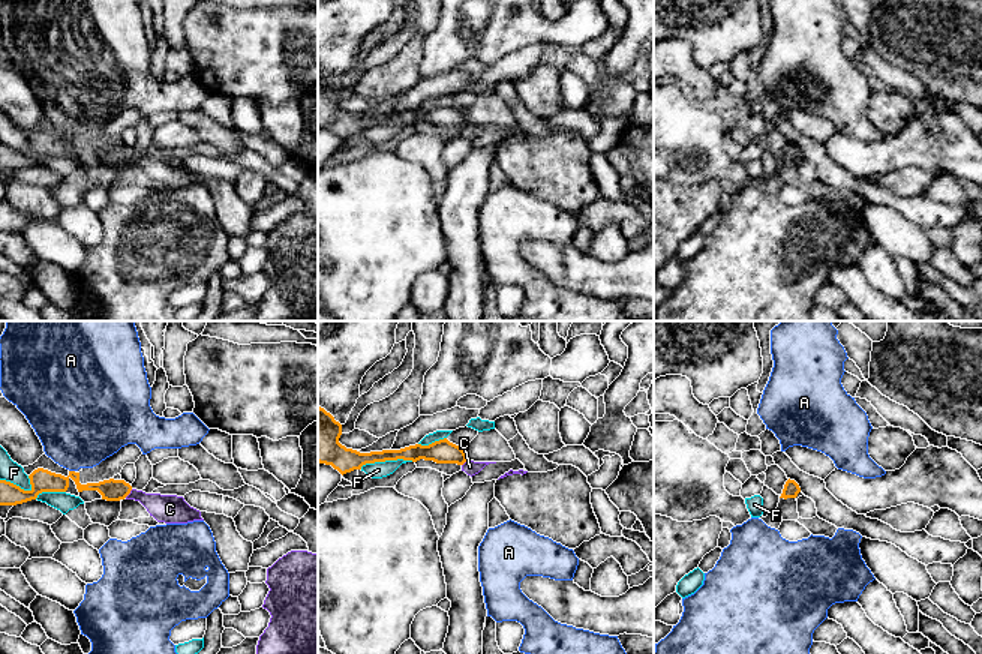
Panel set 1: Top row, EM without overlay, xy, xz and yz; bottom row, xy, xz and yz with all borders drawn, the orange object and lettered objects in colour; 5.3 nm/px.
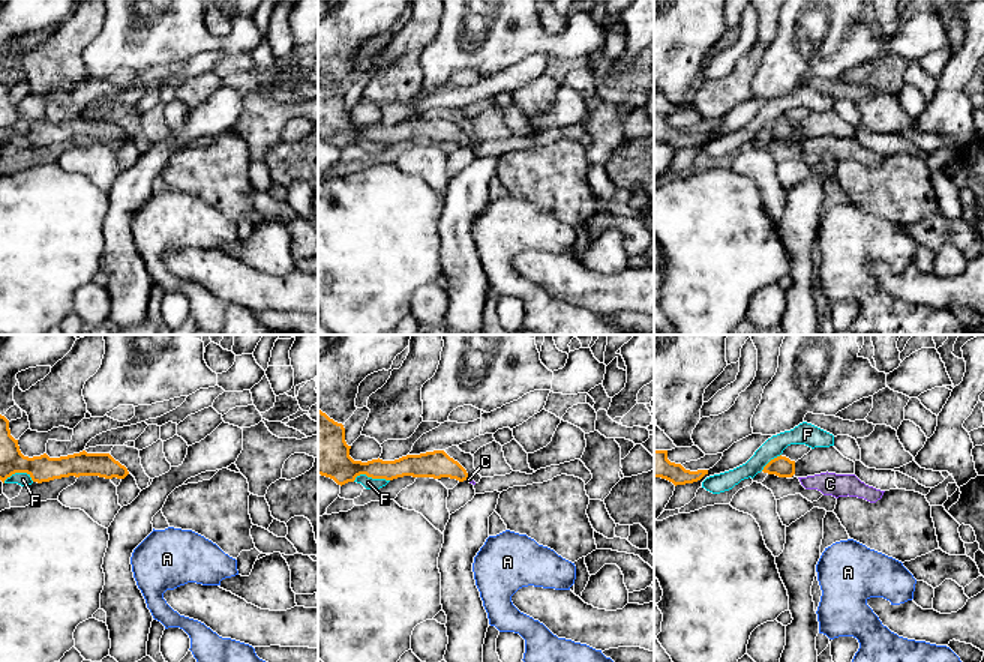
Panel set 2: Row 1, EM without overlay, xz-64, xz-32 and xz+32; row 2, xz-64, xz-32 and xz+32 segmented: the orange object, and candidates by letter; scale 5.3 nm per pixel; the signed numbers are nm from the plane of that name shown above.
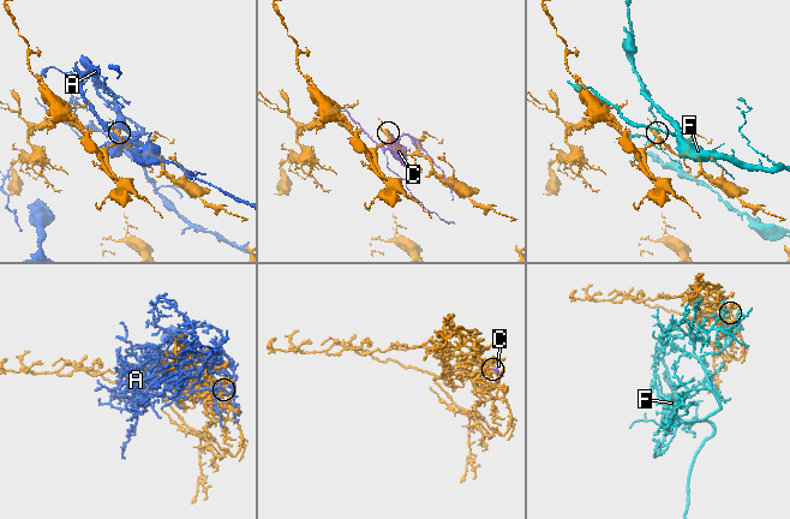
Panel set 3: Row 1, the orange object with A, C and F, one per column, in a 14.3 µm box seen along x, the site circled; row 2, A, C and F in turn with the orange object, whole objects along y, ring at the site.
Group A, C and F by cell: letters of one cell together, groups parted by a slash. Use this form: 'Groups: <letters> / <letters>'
Groups: A / C / F

